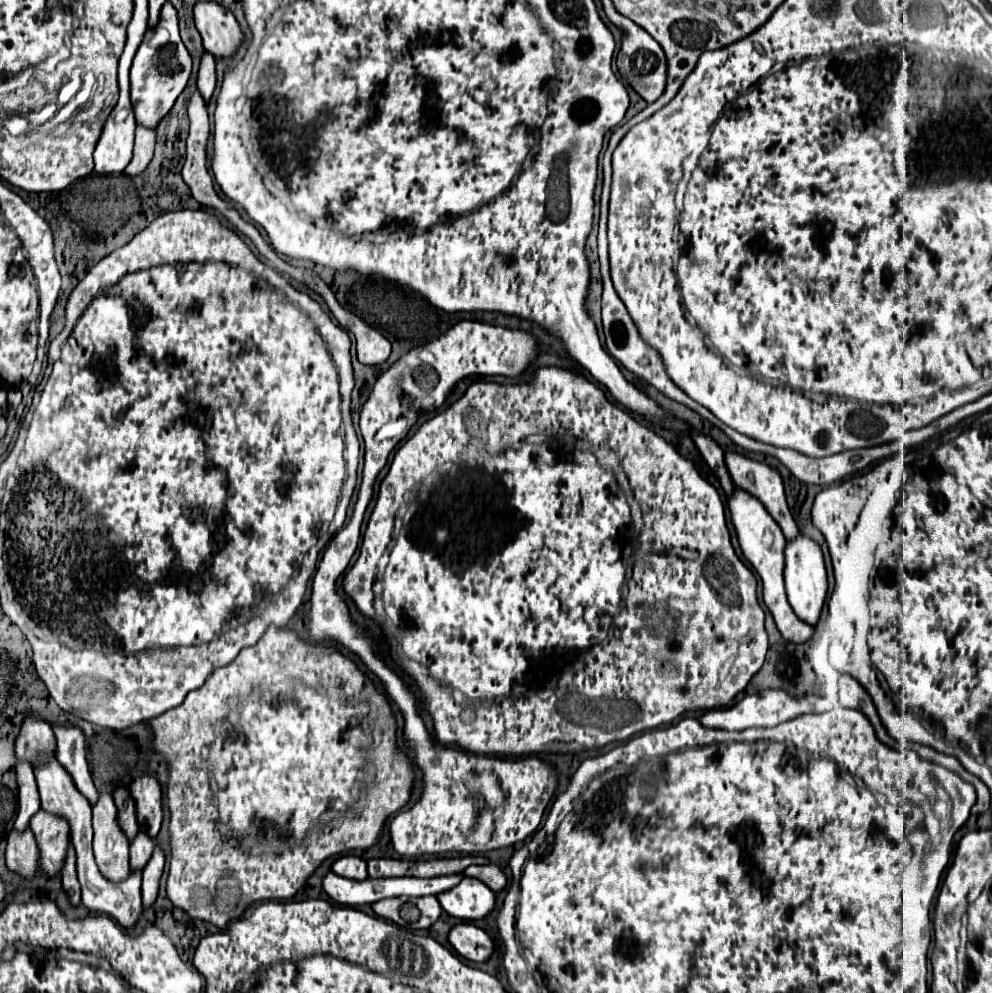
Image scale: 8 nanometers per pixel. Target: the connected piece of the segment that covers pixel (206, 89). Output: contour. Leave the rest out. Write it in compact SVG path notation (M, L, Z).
M204 53L198 71L198 91L206 103L210 101L214 89L216 89L216 63L210 53Z

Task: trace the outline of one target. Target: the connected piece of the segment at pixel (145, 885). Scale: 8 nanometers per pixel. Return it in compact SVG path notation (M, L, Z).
M156 847L152 859L148 861L148 865L142 873L142 905L144 905L144 909L152 907L158 897L158 883L162 877L162 869L164 869L164 853L160 847Z

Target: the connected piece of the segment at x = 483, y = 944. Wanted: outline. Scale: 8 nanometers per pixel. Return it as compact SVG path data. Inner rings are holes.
M458 923L450 931L450 943L452 947L468 961L482 963L488 961L494 953L494 943L488 937L486 931L476 927L474 923Z

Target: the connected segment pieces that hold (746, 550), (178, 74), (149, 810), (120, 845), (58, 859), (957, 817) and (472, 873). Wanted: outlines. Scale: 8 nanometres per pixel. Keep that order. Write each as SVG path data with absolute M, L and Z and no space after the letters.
M736 489L734 495L728 499L728 507L732 513L732 523L736 527L742 553L752 563L752 567L758 571L758 575L762 579L764 603L768 605L770 613L774 615L780 635L790 643L806 643L812 637L814 629L796 617L796 613L792 611L788 599L786 599L784 577L782 577L786 539L782 537L782 531L778 529L778 525L774 525L774 519L766 513L766 509L762 509L762 505L758 505L758 501L754 501L754 497L750 497L748 493L738 493L738 489Z
M168 1L162 7L160 21L154 29L148 29L144 35L144 41L134 57L132 69L130 69L130 99L134 107L136 123L148 129L156 129L158 123L170 113L174 101L184 91L192 71L192 59L188 49L184 47L180 33L178 33L178 17Z
M140 777L130 785L130 797L136 805L136 817L148 837L156 837L162 823L162 791L154 777Z
M100 793L98 805L94 805L94 857L98 863L100 873L108 879L108 881L124 881L130 875L130 867L128 867L128 841L126 835L122 833L122 829L118 829L118 821L116 821L116 805L112 795L108 793Z
M38 811L30 821L30 829L40 851L40 871L46 877L58 877L70 845L66 821L62 821L62 817Z
M938 767L942 777L936 777L936 769L934 769L934 779L936 781L946 781L946 793L950 793L952 799L952 821L954 821L954 829L958 831L964 821L970 817L970 809L976 801L976 791L970 783L962 781L956 773L950 773L948 769Z
M492 863L490 865L472 865L466 869L464 875L486 883L494 893L500 893L506 887L506 875L500 871L500 867L496 867Z

